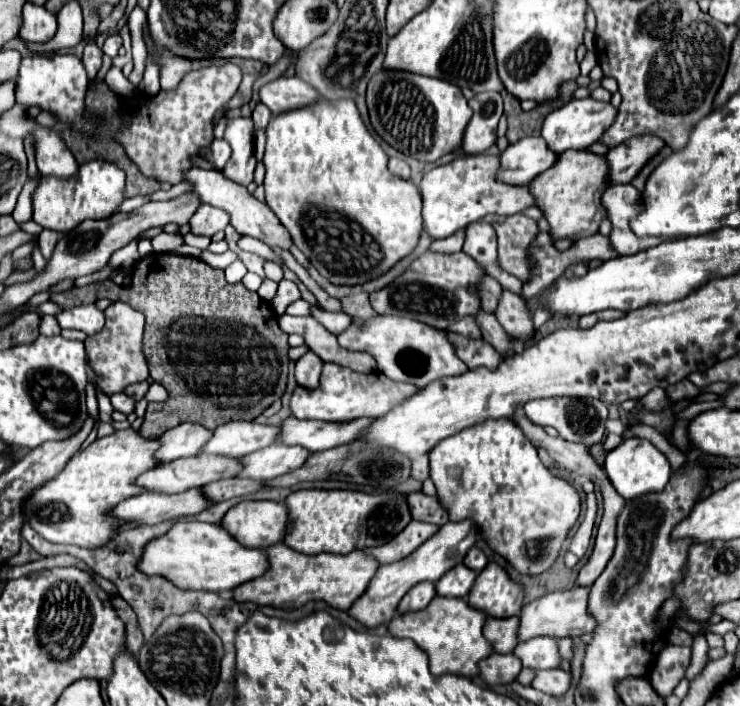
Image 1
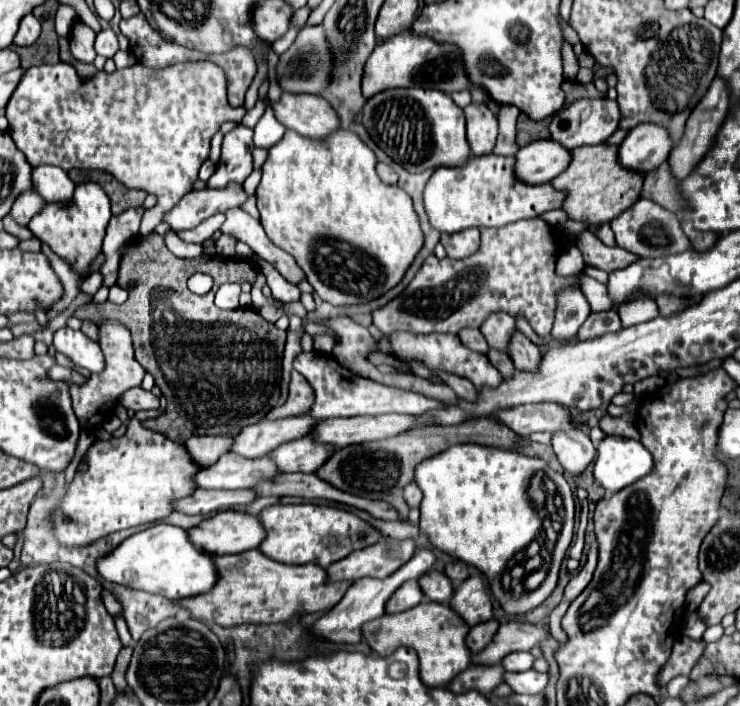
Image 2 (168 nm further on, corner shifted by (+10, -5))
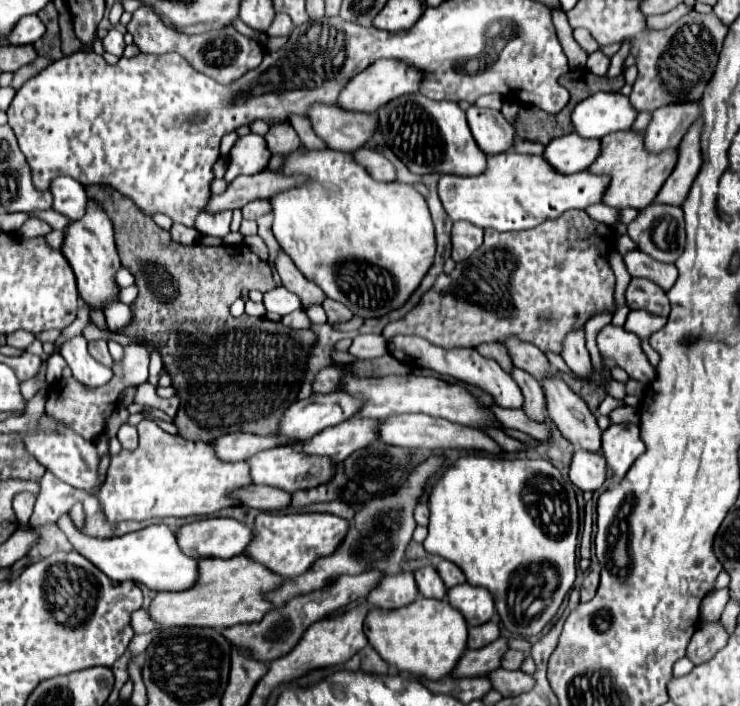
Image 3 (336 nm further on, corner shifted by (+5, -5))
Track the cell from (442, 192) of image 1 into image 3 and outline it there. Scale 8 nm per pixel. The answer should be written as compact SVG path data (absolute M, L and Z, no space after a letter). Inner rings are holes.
M516 151L490 155L488 157L488 169L482 175L476 177L458 177L458 175L442 175L438 183L440 201L450 215L452 221L470 221L476 227L492 227L498 231L520 231L520 229L532 229L548 219L560 217L568 209L586 209L594 203L602 201L602 195L606 193L610 183L608 175L596 175L590 171L564 175L558 173L542 155L522 155Z

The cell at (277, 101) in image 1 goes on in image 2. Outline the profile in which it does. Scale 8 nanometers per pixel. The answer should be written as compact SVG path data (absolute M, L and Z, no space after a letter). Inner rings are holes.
M283 91L279 101L271 101L271 109L281 125L305 137L321 139L339 127L337 113L319 95Z

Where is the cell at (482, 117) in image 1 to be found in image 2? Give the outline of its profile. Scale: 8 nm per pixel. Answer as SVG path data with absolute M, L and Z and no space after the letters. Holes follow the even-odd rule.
M471 103L465 107L467 141L473 155L487 155L495 147L497 119L485 103Z

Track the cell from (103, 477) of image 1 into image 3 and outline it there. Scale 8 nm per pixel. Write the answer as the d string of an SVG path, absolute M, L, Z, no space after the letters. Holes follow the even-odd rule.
M142 421L138 425L138 433L138 449L120 451L120 455L112 457L106 483L96 495L110 521L212 515L224 507L238 505L230 499L230 495L240 487L252 485L250 465L244 461L230 463L218 459L210 443L170 435L154 421Z

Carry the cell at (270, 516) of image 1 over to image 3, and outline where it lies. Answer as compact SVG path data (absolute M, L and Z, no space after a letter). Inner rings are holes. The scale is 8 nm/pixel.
M200 519L182 525L176 539L180 549L194 559L230 559L244 553L252 541L252 529L236 519Z

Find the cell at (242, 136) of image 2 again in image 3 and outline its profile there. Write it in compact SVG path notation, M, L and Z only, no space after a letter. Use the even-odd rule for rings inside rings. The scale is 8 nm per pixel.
M250 133L246 137L240 137L230 151L228 171L224 179L232 183L238 175L254 175L264 171L268 167L270 155L272 153L268 151L266 139L262 135Z

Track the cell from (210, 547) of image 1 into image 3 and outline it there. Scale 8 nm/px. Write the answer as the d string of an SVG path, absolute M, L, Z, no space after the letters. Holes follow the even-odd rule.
M150 525L110 539L96 539L74 529L72 533L66 533L66 537L80 555L92 561L114 581L134 581L154 591L184 591L198 579L198 561L180 551L174 531L170 531L166 525Z

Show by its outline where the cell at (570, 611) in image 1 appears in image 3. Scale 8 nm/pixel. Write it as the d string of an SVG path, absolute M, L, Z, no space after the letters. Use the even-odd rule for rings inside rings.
M500 637L494 643L482 647L482 651L480 649L476 649L476 651L466 649L464 655L460 657L458 665L454 667L454 671L450 675L458 677L458 679L460 677L474 677L474 675L480 677L480 675L486 675L488 671L494 671L496 667L500 667L500 659L502 659L506 649L508 649L508 645L506 645L504 637Z

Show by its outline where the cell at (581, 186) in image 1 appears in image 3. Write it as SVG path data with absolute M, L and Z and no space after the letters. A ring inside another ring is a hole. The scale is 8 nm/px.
M616 131L610 133L602 139L602 153L590 167L592 173L606 173L612 177L608 191L604 193L604 203L624 209L624 207L634 207L634 209L646 209L668 175L674 171L678 161L678 149L666 149L660 153L650 153L646 151L644 145L644 131Z

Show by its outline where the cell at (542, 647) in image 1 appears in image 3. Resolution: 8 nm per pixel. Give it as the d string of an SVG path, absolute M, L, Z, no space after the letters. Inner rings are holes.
M508 649L508 651L504 653L504 657L502 657L502 667L504 667L504 669L518 669L518 667L522 665L522 661L524 661L524 653L522 653L522 651L512 651L512 649Z

